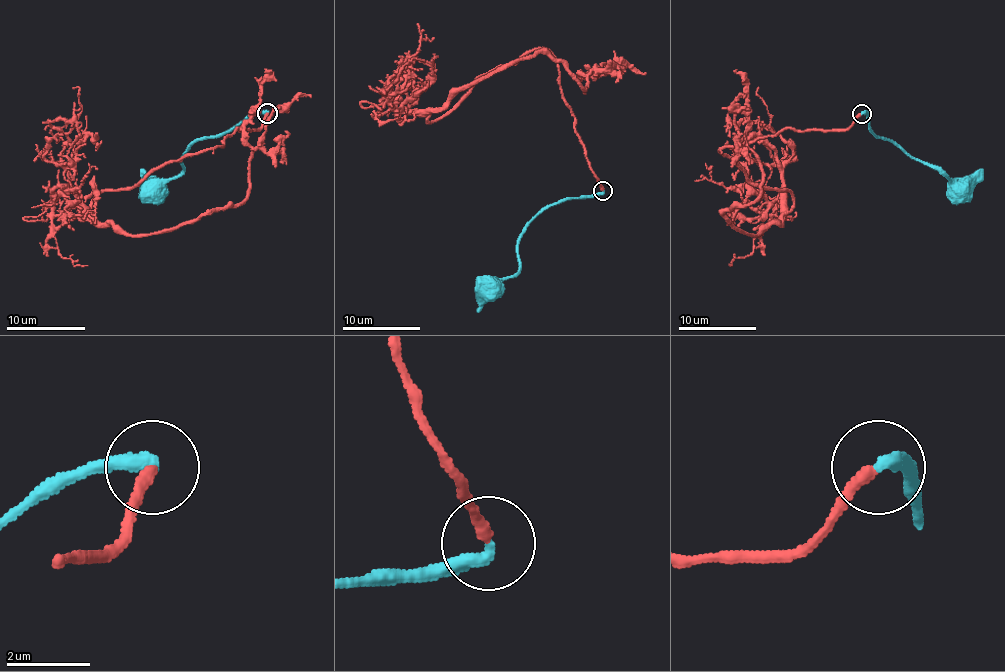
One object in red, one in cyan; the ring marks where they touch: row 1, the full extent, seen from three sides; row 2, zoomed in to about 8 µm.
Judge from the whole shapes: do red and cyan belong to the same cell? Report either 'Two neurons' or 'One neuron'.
One neuron

